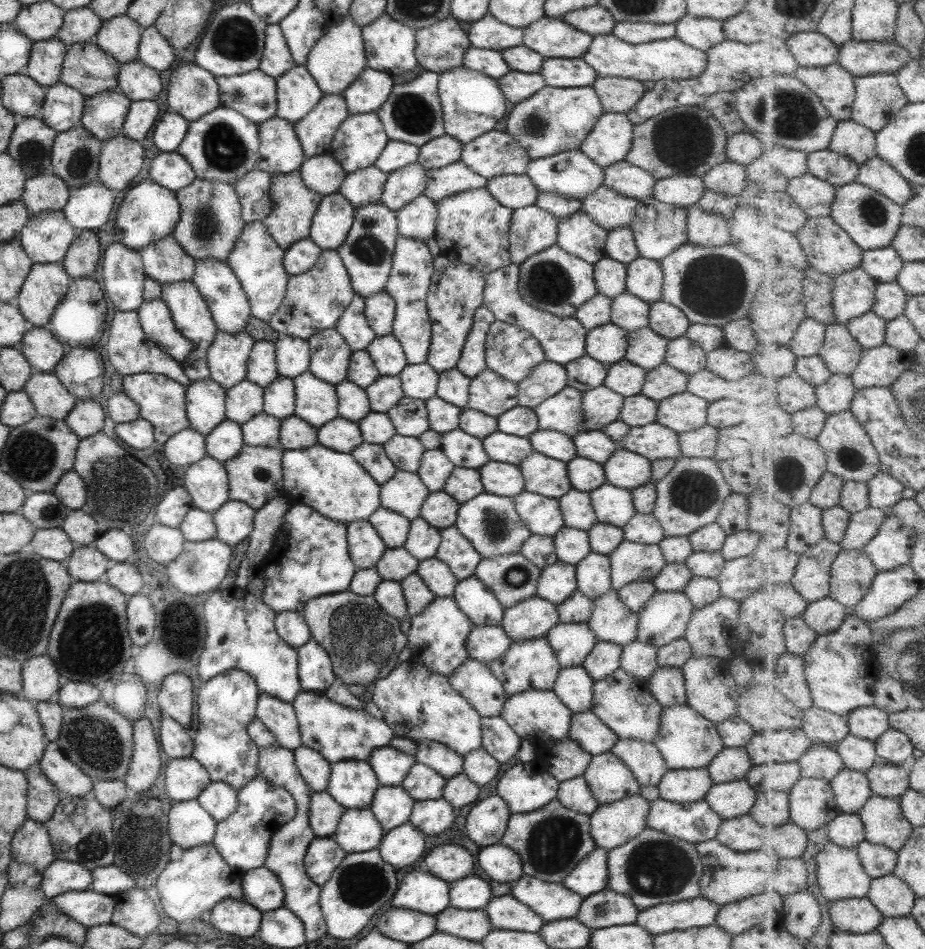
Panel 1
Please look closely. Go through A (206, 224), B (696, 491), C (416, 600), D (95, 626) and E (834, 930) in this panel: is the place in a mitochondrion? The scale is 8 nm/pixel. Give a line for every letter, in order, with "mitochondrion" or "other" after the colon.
A: mitochondrion
B: mitochondrion
C: other
D: mitochondrion
E: other

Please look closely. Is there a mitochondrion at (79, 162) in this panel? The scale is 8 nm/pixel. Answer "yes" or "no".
yes

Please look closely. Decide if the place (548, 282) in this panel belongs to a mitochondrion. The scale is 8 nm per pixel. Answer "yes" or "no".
yes

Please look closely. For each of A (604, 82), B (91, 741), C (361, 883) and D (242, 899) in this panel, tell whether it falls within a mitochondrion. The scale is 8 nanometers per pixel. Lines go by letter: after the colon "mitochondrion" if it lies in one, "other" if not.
A: other
B: mitochondrion
C: mitochondrion
D: other

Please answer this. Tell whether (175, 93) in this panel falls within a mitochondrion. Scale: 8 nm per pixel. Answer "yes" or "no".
no

